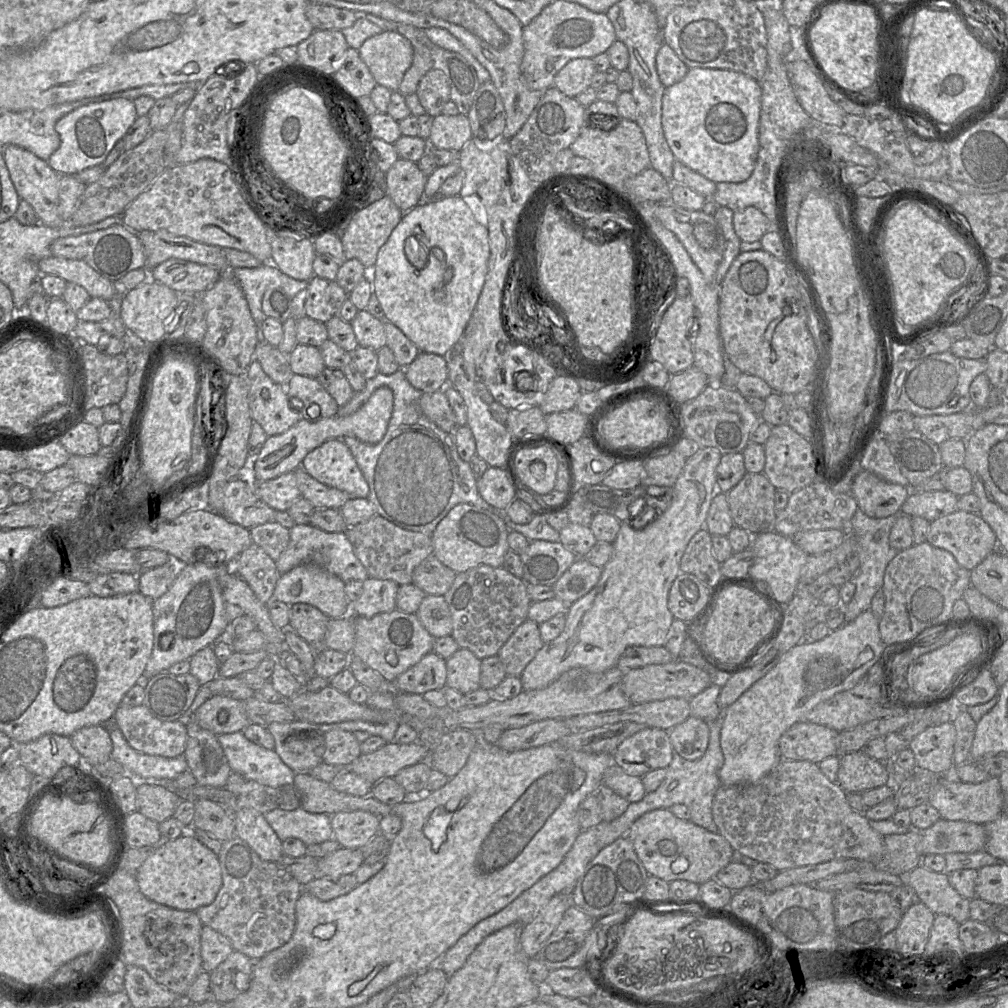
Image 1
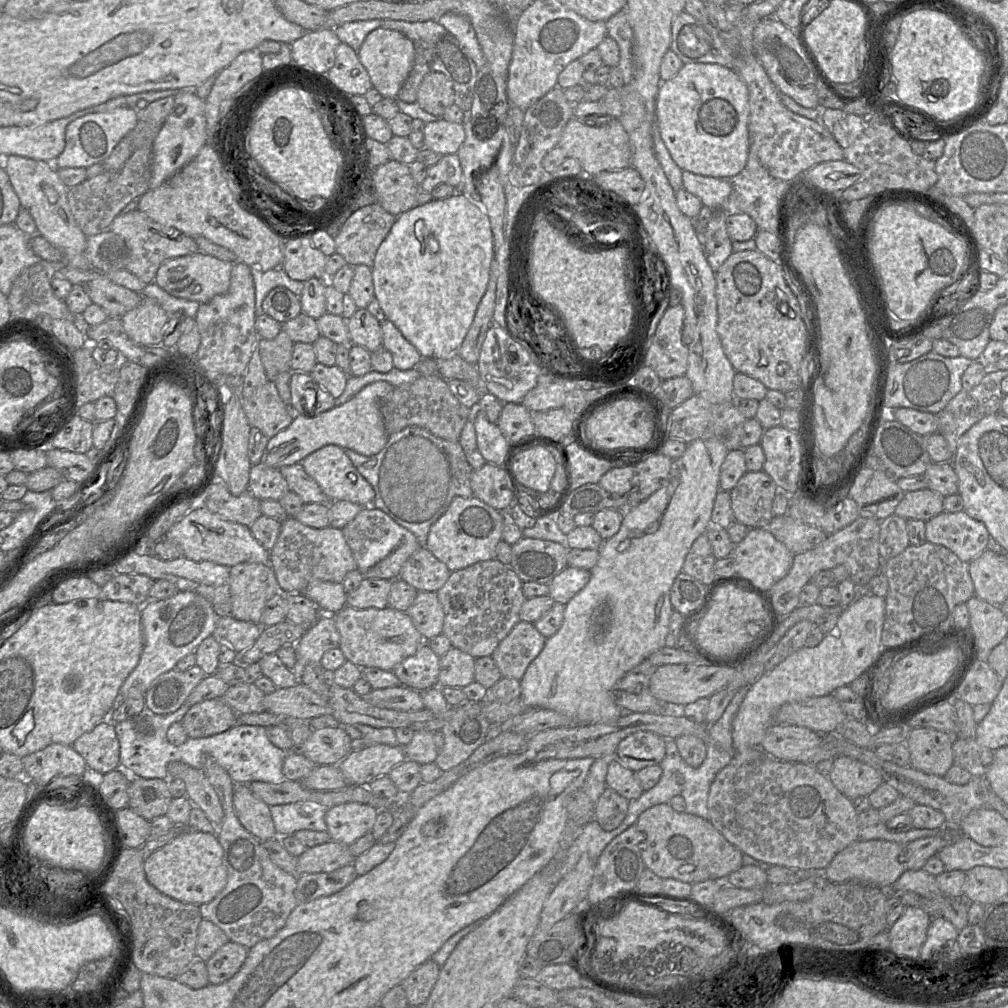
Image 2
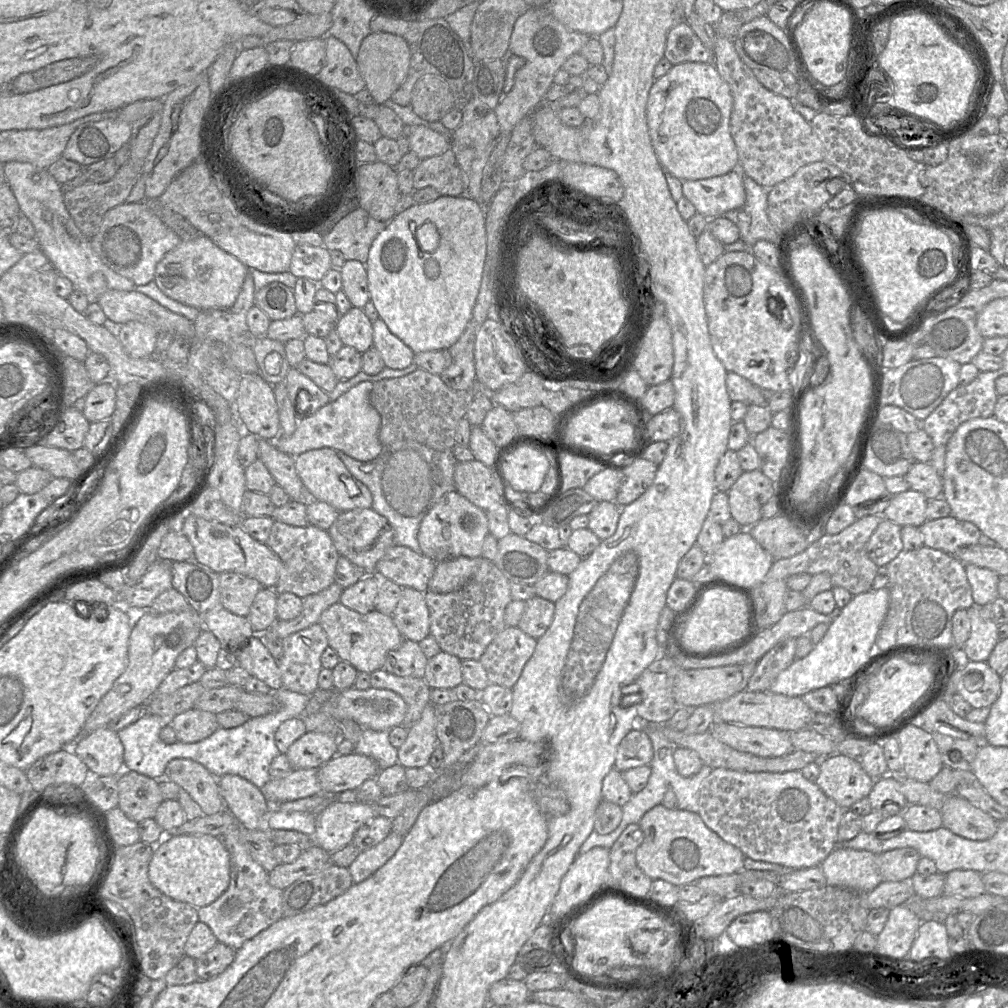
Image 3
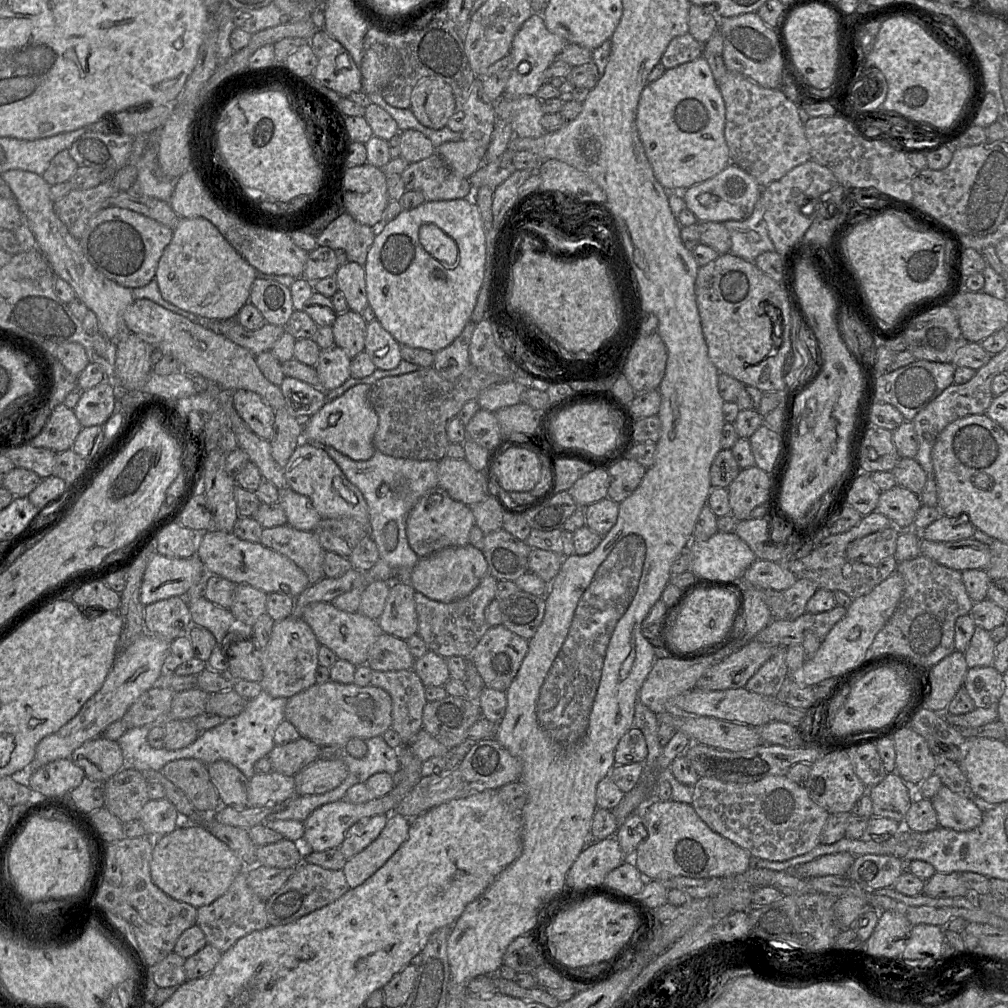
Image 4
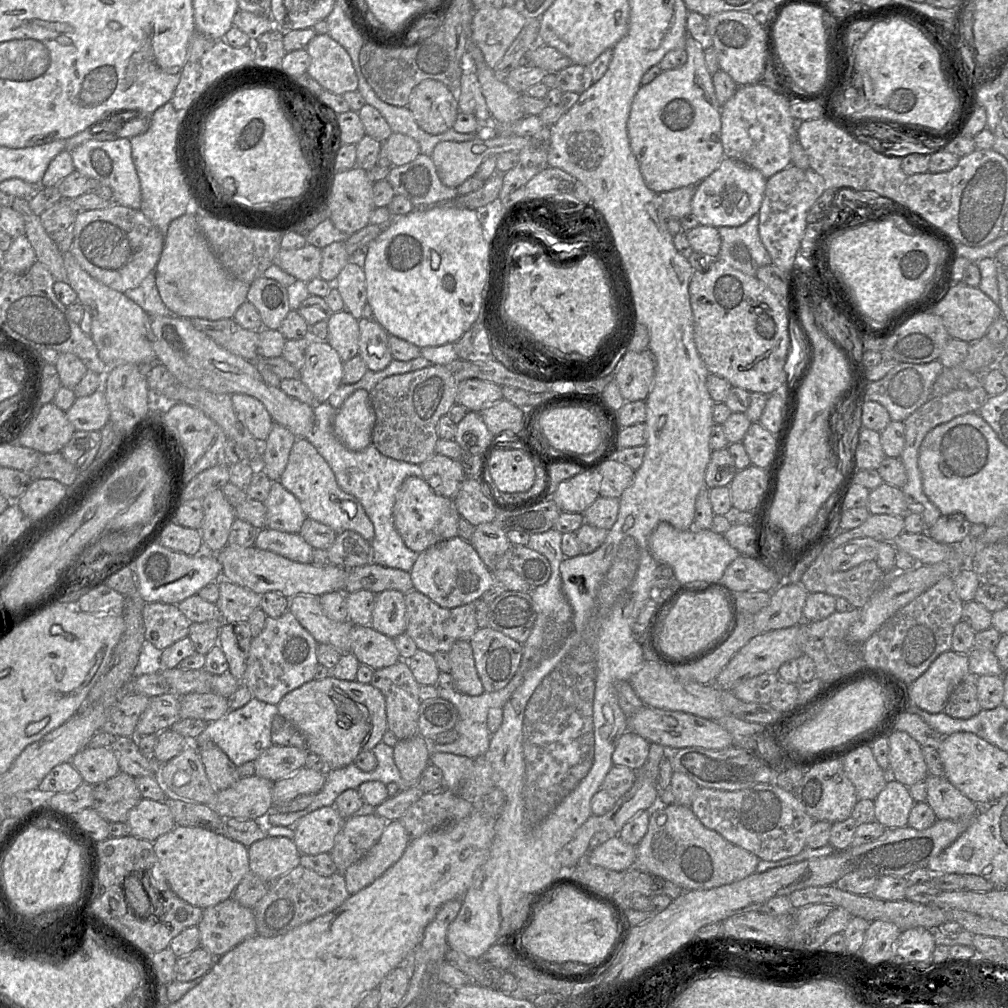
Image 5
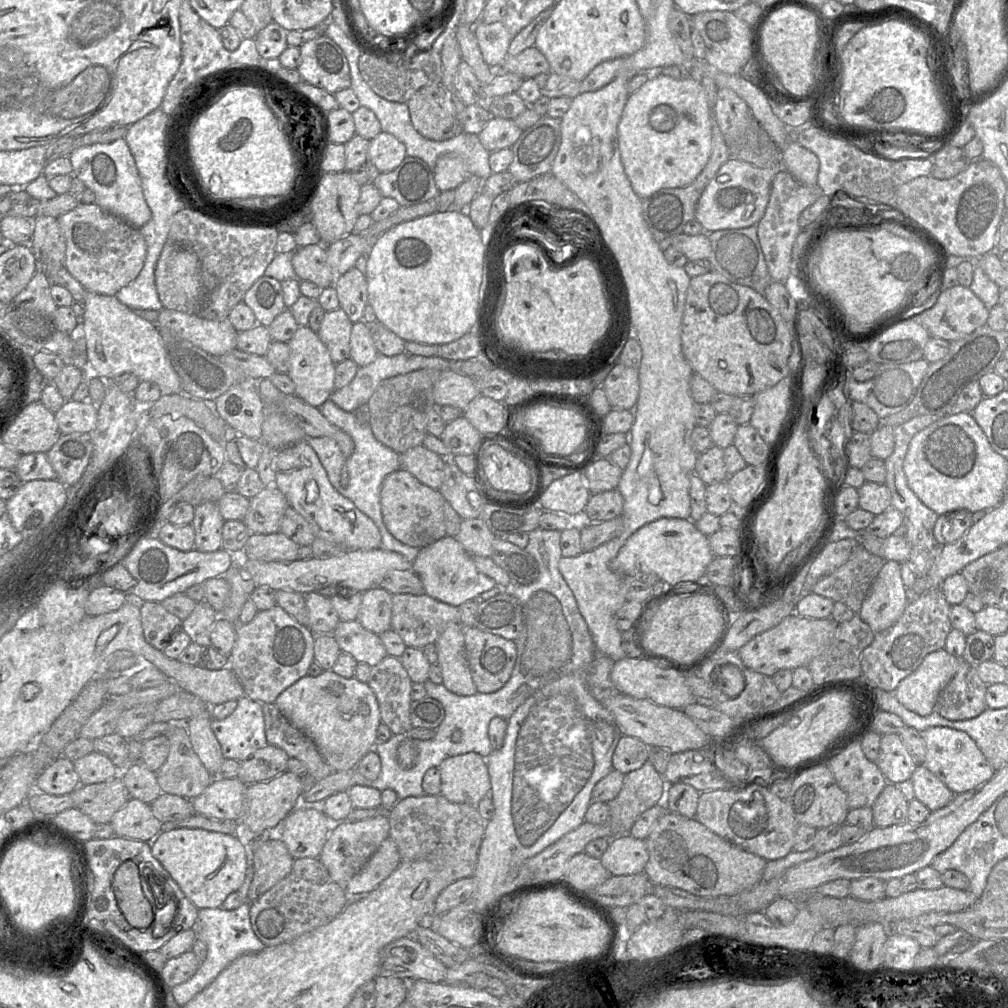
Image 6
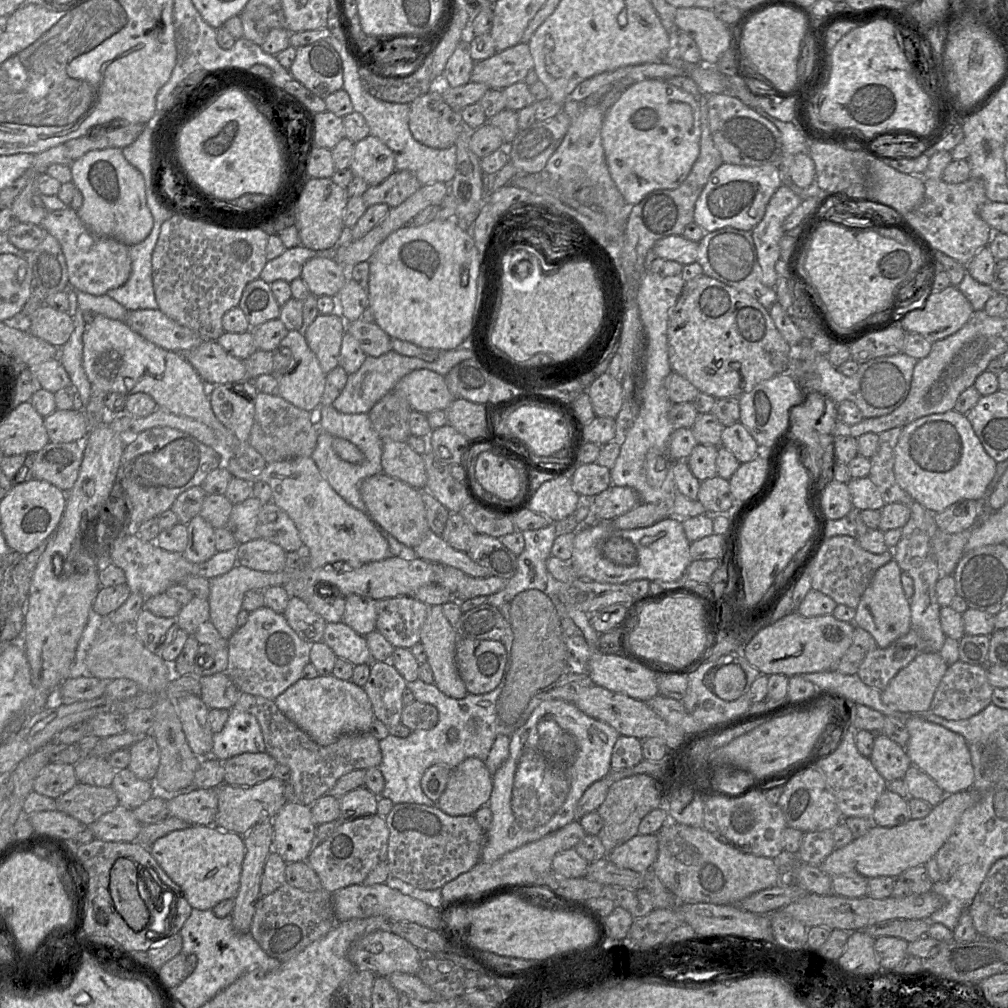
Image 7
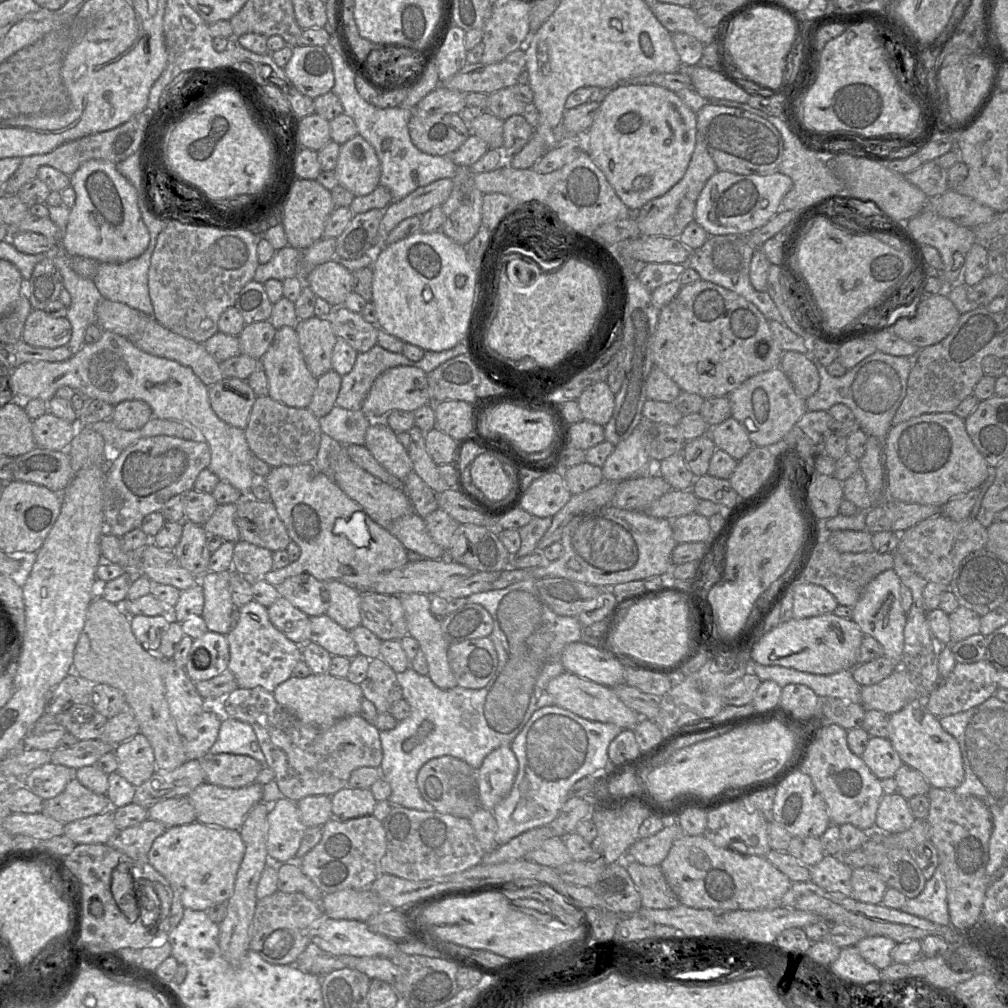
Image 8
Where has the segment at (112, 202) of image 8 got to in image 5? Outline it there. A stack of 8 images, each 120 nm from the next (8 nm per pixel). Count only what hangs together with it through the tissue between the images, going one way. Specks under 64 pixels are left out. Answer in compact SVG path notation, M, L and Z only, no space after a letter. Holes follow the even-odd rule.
M130 139L88 140L72 149L71 157L76 171L111 188L116 204L132 209L140 209L141 189L132 160Z

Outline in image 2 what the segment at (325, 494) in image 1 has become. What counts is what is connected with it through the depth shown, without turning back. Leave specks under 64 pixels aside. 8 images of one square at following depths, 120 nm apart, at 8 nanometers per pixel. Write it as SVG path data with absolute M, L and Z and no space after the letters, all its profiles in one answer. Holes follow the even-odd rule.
M301 463L283 466L279 471L287 481L289 490L299 495L304 504L330 502L316 481L305 472Z

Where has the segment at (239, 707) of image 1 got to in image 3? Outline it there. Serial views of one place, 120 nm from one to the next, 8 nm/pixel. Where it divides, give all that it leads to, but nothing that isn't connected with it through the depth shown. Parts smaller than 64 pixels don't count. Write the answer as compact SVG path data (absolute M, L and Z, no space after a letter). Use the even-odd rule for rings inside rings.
M197 708L174 716L170 726L174 729L177 740L184 743L199 742L220 728L216 714Z

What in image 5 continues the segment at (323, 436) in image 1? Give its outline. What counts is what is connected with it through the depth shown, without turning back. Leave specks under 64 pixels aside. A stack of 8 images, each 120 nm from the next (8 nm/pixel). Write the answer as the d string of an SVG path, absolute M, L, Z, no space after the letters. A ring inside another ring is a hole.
M358 389L336 409L333 431L346 448L361 451L372 443L375 420L370 393L365 389Z

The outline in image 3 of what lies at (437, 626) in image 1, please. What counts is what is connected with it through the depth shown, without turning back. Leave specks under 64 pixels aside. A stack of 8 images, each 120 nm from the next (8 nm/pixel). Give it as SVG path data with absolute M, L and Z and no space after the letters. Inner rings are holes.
M401 587L401 596L391 617L404 639L419 643L430 635L430 615L425 593Z

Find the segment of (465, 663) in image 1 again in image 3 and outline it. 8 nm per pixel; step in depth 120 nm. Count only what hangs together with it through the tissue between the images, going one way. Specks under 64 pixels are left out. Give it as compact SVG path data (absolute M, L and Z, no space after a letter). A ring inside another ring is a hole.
M441 651L428 659L423 679L431 689L454 689L463 683L461 660Z

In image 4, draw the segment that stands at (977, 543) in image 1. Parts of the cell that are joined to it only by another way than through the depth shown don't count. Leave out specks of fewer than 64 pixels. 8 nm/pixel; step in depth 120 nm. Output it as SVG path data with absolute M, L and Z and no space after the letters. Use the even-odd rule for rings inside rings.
M942 515L924 530L921 537L935 542L954 542L972 538L975 527L970 522L968 515L958 517Z

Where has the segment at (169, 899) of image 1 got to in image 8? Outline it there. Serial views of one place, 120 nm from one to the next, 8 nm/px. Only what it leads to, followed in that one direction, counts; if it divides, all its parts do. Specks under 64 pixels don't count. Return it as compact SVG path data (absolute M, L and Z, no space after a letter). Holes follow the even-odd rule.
M194 821L189 824L169 827L155 839L148 853L148 862L176 889L184 908L205 911L209 907L226 903L232 896L236 875L245 853L245 844L238 830L218 824Z

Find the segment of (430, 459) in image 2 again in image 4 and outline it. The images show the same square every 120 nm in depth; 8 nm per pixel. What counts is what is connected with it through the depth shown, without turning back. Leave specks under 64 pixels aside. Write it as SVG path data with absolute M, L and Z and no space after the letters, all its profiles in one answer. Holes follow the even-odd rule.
M320 446L336 462L347 479L361 491L368 505L369 536L375 541L379 549L379 560L371 569L366 571L368 584L377 580L391 583L396 581L394 579L394 571L412 570L420 559L408 543L406 535L407 517L424 494L438 487L437 468L439 461L396 458L386 455L379 450L376 450L374 455L368 460L356 461L342 454L332 446Z

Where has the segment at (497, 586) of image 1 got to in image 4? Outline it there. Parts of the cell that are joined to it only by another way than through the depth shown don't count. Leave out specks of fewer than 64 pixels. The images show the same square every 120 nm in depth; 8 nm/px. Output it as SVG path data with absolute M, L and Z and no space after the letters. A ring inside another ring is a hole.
M488 573L472 593L449 603L429 599L424 594L415 591L417 634L426 643L429 651L444 658L451 656L470 658L474 648L490 628L485 619L485 609L496 598L497 584L498 580Z

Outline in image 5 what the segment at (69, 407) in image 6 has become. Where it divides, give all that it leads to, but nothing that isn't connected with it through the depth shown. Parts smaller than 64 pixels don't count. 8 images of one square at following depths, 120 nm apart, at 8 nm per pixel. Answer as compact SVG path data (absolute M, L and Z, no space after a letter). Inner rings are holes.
M98 389L89 396L76 398L65 413L76 431L100 431L110 416L105 392Z

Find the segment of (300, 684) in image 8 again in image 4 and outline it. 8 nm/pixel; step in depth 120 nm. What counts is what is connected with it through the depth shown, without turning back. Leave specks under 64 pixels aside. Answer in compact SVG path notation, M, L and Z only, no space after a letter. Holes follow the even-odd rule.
M329 680L315 683L306 690L287 698L285 719L299 732L320 747L345 746L351 738L367 740L382 736L391 728L392 701L389 694L372 685L341 684Z

